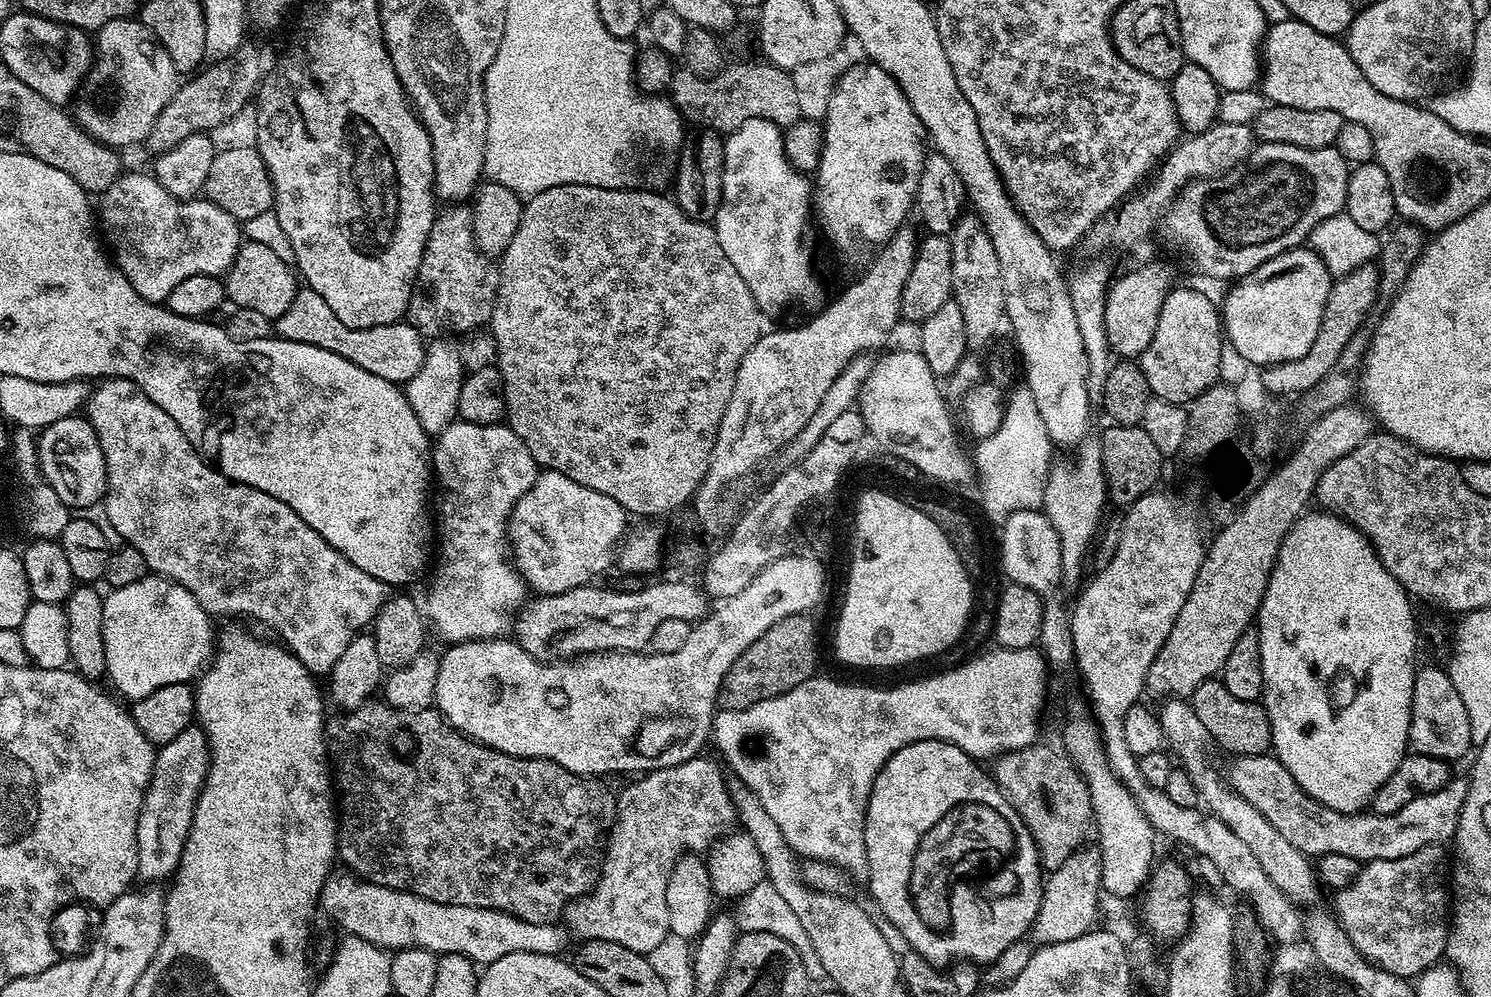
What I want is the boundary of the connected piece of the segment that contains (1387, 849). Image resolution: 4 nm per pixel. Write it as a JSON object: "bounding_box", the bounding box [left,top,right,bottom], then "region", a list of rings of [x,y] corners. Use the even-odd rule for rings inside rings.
{"bounding_box":[1226,755,1468,862],"region":[[[1237,755],[1232,761],[1234,762],[1229,766],[1228,772],[1226,768],[1226,779],[1232,785],[1232,789],[1242,798],[1246,798],[1246,802],[1250,802],[1250,806],[1254,806],[1254,810],[1258,810],[1262,818],[1266,818],[1266,822],[1270,822],[1270,826],[1274,826],[1274,830],[1278,830],[1278,834],[1282,834],[1282,838],[1290,842],[1290,846],[1294,846],[1309,858],[1319,858],[1326,854],[1347,854],[1348,857],[1361,862],[1389,860],[1390,858],[1406,858],[1406,854],[1414,854],[1431,844],[1447,845],[1447,840],[1449,843],[1455,837],[1460,811],[1468,793],[1467,779],[1452,778],[1449,779],[1446,788],[1425,796],[1415,796],[1410,802],[1406,802],[1406,806],[1402,806],[1402,810],[1385,816],[1379,816],[1371,810],[1339,812],[1330,810],[1330,806],[1322,806],[1322,802],[1310,798],[1306,790],[1302,790],[1302,786],[1294,782],[1290,770],[1286,770],[1286,766],[1282,766],[1282,762],[1277,760],[1275,755]]]}

